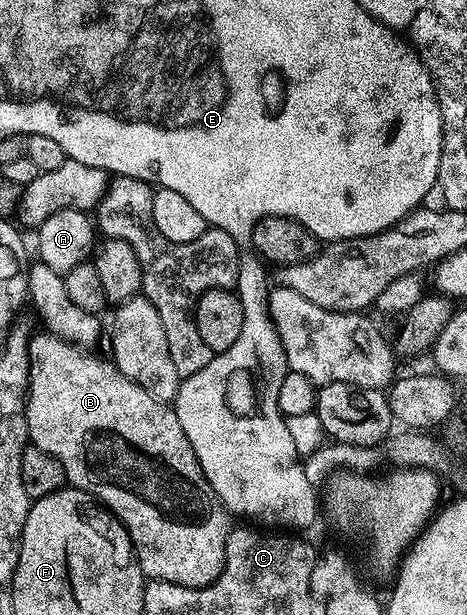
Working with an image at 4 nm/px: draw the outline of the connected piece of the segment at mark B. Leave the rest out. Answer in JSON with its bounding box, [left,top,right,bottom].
[25,333,233,587]

